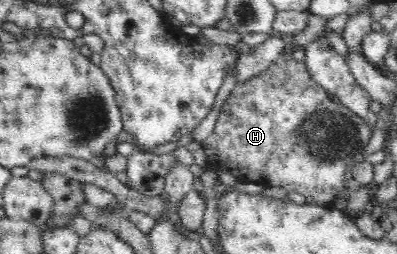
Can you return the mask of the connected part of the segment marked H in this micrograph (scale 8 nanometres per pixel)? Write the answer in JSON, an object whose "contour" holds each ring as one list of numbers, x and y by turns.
{"contour":[[282,54,273,63,270,63,262,72,254,78,250,78,244,84,237,84,231,90,228,98,224,100,224,104,220,108,220,114,216,120,213,133,201,143,201,146,208,159,209,168,215,172,218,170,228,171,237,180,246,183,256,183,267,187,282,187,286,193,300,193,306,198,306,204,316,206,331,206,337,199,335,196,344,188,344,176,348,164,352,162,355,156,358,156,368,145,372,137,372,129,370,129,364,119,352,112,347,106,334,98,326,89,322,88,308,72,303,60,296,60,292,54]]}

